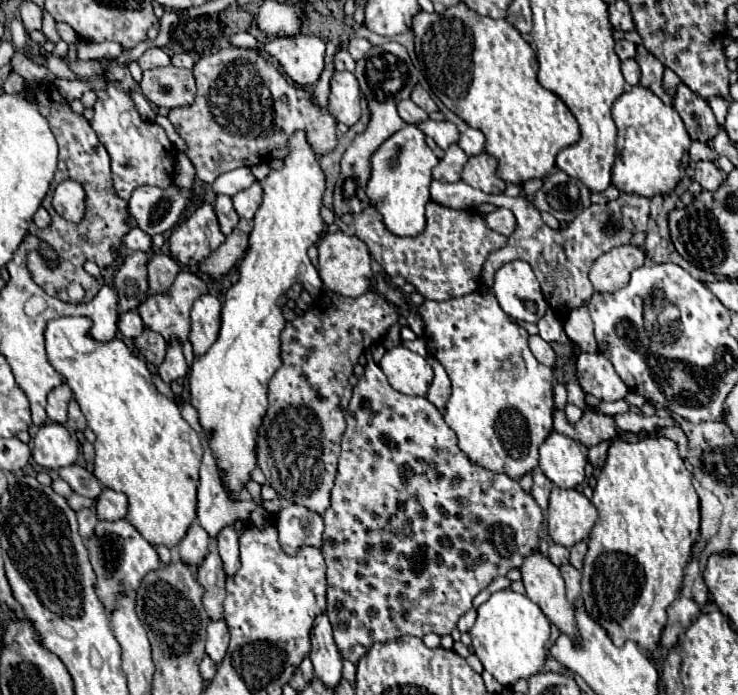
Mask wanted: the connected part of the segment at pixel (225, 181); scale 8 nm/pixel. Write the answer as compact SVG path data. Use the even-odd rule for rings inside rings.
M239 167L239 169L233 169L233 171L221 173L213 183L213 191L217 195L233 197L235 193L239 193L241 189L251 187L253 183L255 183L255 177L253 177L251 169L249 167Z

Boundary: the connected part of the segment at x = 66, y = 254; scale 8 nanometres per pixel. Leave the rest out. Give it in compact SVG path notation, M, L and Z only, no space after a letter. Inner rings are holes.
M51 83L39 85L35 95L37 95L37 101L41 105L41 113L45 113L49 127L51 127L57 143L59 143L59 169L57 169L57 175L50 184L47 197L43 201L43 207L51 215L51 225L43 227L43 229L35 229L33 233L37 237L41 237L41 241L45 241L57 253L57 267L49 267L47 259L41 255L39 249L29 253L27 265L29 265L29 271L33 275L33 281L47 295L57 297L61 301L71 301L69 295L67 295L67 285L71 281L77 281L85 289L83 301L91 301L98 293L101 285L99 285L97 279L83 269L83 263L89 259L89 261L95 261L99 267L111 265L115 261L115 255L117 255L117 249L121 245L121 237L125 235L125 229L131 229L135 225L135 221L133 221L133 217L129 217L127 201L117 197L117 193L113 189L109 155L107 155L105 147L97 141L97 135L93 133L91 125L85 121L85 117L75 115L69 109L69 103L59 95L55 85L51 85ZM67 177L79 181L87 191L87 211L85 211L85 217L83 217L81 223L65 221L53 211L52 197L55 188L59 181L63 181Z

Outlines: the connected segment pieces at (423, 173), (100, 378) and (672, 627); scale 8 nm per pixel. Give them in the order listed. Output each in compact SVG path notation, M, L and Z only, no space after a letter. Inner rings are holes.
M405 125L393 133L371 155L371 177L367 183L367 197L371 205L381 213L383 225L399 237L415 237L425 229L425 205L431 199L431 169L437 165L437 157L425 143L425 135L415 125Z
M61 317L61 319L49 321L49 325L47 325L47 329L45 329L45 349L47 349L49 363L65 377L67 385L73 389L75 399L77 399L77 403L79 403L79 407L81 407L81 411L83 411L83 415L85 415L85 419L87 419L87 425L89 425L89 427L93 429L93 433L97 435L97 441L95 441L95 469L93 469L95 477L97 477L105 487L109 487L109 489L113 489L113 491L121 491L121 493L127 495L129 505L127 505L127 517L125 517L125 519L127 519L153 547L165 545L165 547L171 549L171 547L175 547L175 545L185 537L187 529L189 529L189 527L195 523L195 519L197 519L197 485L199 485L199 465L201 465L201 457L203 457L201 437L199 437L199 435L189 427L189 423L181 417L181 411L179 411L177 403L173 403L171 399L167 399L165 395L161 395L161 393L153 387L153 383L147 379L147 375L151 375L151 373L149 373L145 361L143 361L141 357L133 355L131 349L129 349L123 341L119 341L119 339L113 339L113 341L109 341L109 343L93 341L93 339L87 335L89 325L91 325L91 321L89 321L87 317Z
M687 597L675 599L667 609L667 623L661 633L661 645L667 649L673 647L675 641L679 639L679 633L691 625L691 617L695 613L699 613L699 605L693 599Z

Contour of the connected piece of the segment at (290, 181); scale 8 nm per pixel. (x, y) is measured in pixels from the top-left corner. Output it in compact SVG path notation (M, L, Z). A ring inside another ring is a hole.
M297 131L291 137L291 153L285 157L285 167L271 171L261 187L265 191L263 203L253 219L253 231L249 235L249 245L245 257L239 261L239 281L227 291L223 303L223 325L217 341L211 349L193 361L189 371L189 403L199 413L199 423L207 433L209 447L217 461L217 471L223 489L229 493L229 499L235 503L235 493L243 491L247 481L251 481L251 471L257 467L257 435L267 413L267 393L269 381L275 371L281 367L281 329L285 327L285 319L281 315L283 305L287 303L287 291L291 285L299 283L307 289L311 297L319 297L323 289L323 281L319 279L317 269L313 267L307 249L319 241L325 229L325 221L321 217L321 197L325 191L325 175L317 163L315 153L309 149L305 141L305 133Z

